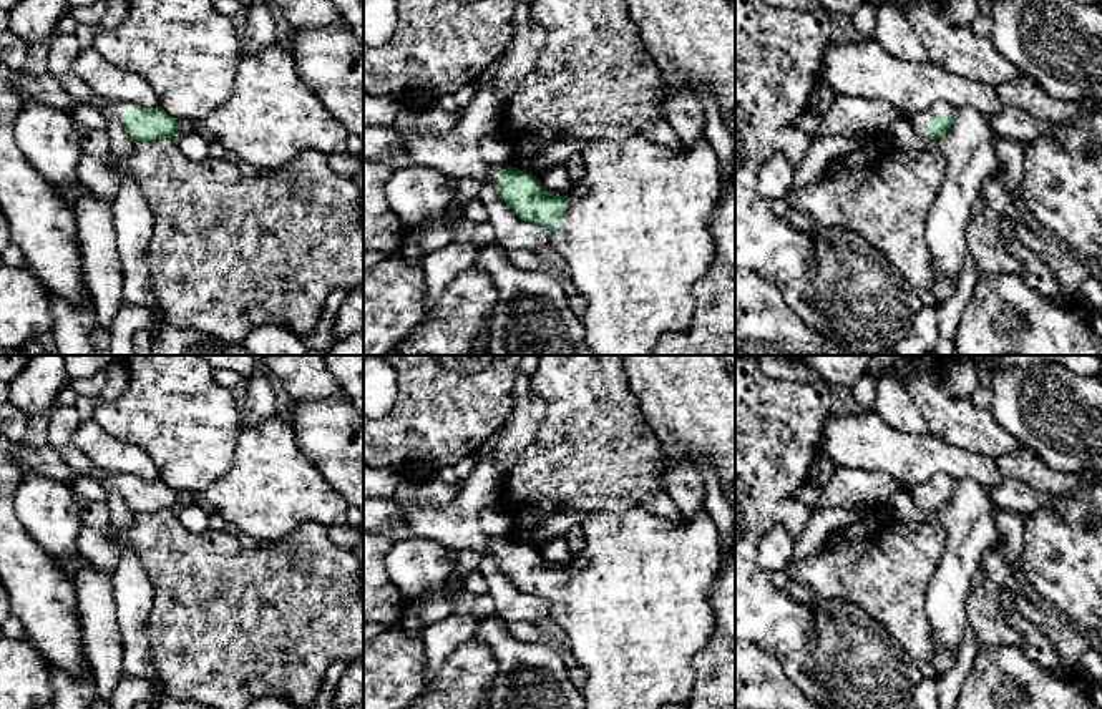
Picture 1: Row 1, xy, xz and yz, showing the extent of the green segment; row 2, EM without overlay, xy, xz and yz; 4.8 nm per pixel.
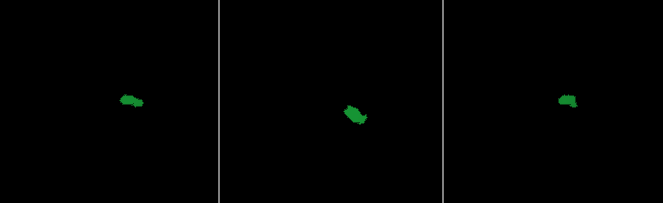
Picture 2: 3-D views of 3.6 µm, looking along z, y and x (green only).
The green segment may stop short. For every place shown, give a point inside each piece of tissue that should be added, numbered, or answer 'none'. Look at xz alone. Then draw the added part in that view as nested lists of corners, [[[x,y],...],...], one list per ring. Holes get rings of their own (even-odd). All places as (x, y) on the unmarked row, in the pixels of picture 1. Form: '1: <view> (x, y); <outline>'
1: xz (455, 525); [[[496,443],[466,478],[466,483],[451,503],[441,506],[397,503],[402,521],[412,536],[423,536],[438,541],[453,555],[473,550],[481,558],[498,550],[506,536],[488,538],[480,526],[480,513],[486,505],[493,505],[501,487],[496,470]]]
2: xz (636, 608); [[[634,506],[622,513],[589,511],[583,526],[584,548],[574,555],[568,566],[568,576],[561,594],[551,599],[551,618],[566,633],[576,666],[588,671],[588,684],[581,691],[586,709],[662,709],[666,706],[682,704],[689,701],[695,682],[694,656],[705,646],[712,634],[714,609],[710,606],[712,581],[720,566],[720,536],[717,525],[710,520],[707,510],[699,510],[692,516],[684,516],[672,523],[651,511]]]

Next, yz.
1: yz (920, 493); [[[939,473],[934,475],[931,480],[928,480],[926,483],[916,485],[908,488],[913,501],[916,506],[919,506],[921,510],[928,510],[928,500],[931,495],[933,488],[939,488],[943,485],[954,485],[954,478],[951,478],[949,475]]]

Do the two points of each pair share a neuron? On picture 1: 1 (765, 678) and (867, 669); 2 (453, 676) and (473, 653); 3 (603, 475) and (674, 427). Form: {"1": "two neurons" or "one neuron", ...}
{"1": "two neurons", "2": "one neuron", "3": "two neurons"}

